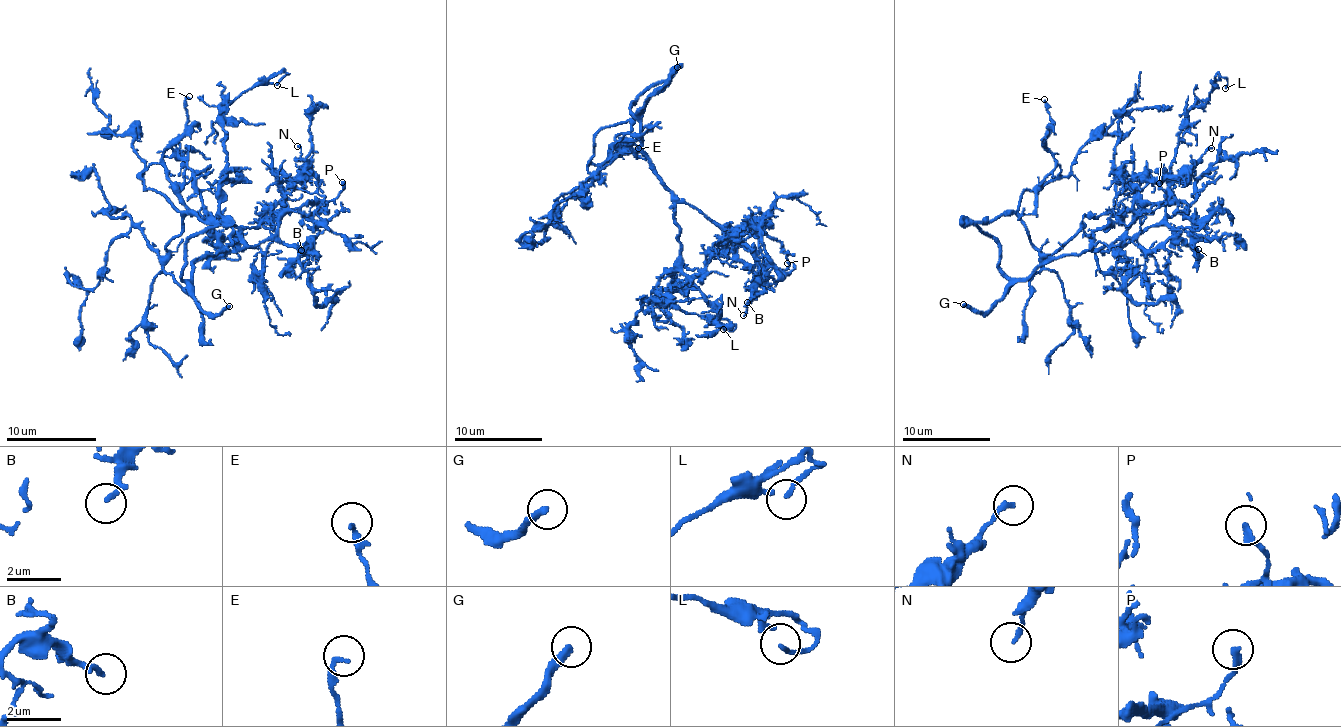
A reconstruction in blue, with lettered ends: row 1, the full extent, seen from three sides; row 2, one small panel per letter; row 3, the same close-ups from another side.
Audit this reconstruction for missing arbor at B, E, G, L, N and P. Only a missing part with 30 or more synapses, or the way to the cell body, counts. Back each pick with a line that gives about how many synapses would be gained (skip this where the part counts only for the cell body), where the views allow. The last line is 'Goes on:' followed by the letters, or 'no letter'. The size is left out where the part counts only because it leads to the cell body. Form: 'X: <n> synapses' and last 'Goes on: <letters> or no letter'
Goes on: G

